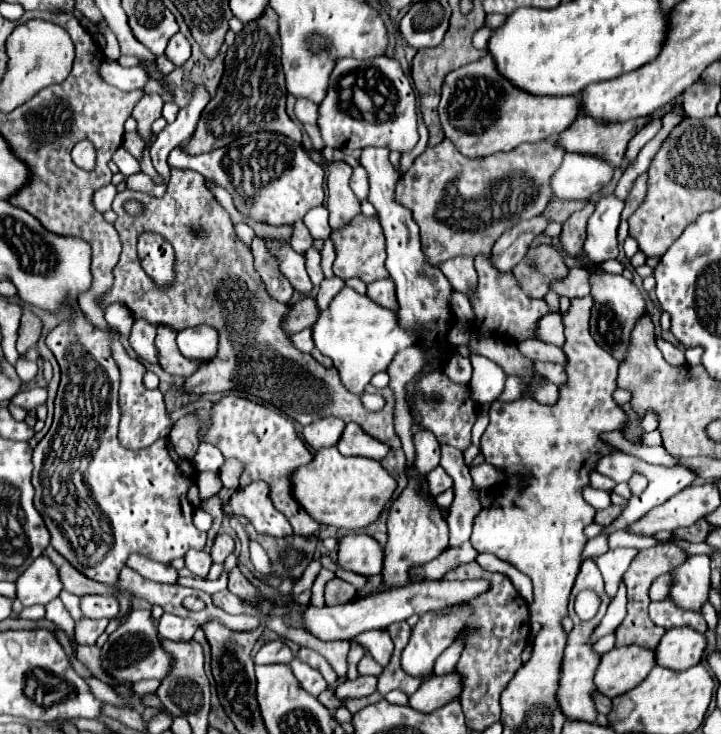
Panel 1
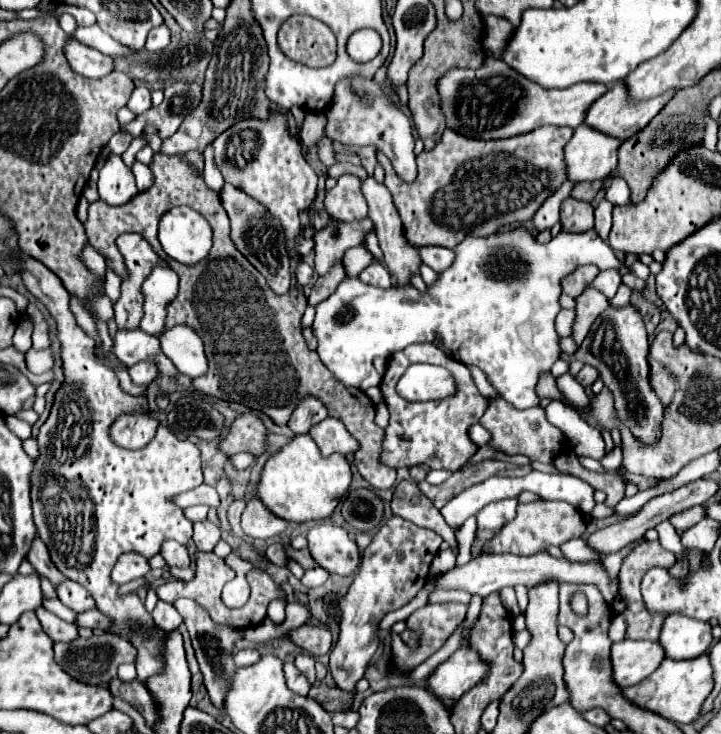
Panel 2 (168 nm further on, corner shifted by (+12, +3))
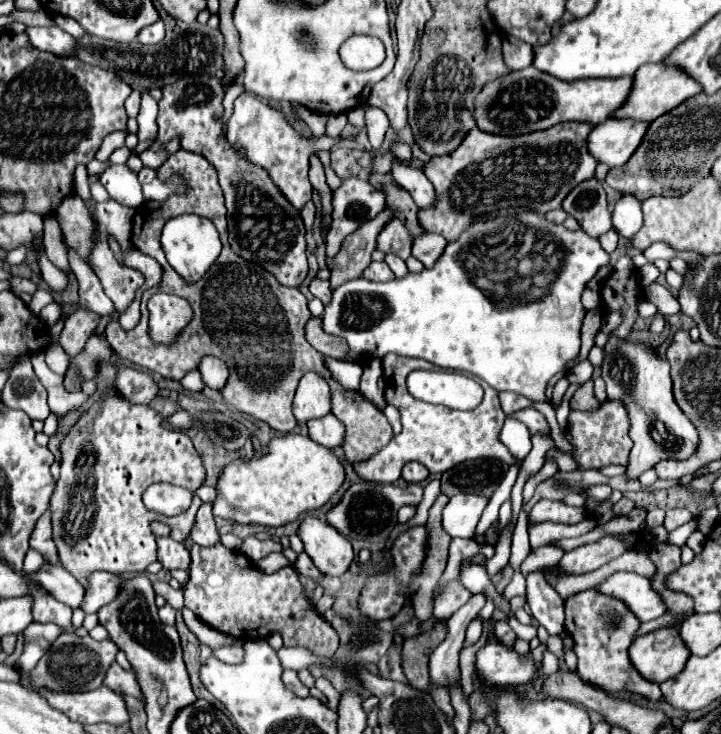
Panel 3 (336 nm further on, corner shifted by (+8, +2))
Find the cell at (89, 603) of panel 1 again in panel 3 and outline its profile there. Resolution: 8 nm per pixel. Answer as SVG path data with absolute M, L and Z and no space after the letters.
M44 561L44 565L36 571L36 573L19 572L20 575L38 581L40 585L44 585L56 599L64 601L70 607L78 607L82 601L82 593L84 587L76 581L76 577L72 573L68 573L62 565L50 565Z

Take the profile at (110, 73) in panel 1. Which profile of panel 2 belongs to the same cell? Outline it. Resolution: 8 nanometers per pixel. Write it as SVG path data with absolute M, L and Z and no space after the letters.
M76 40L64 48L68 52L68 62L74 72L86 78L104 78L114 72L114 60L94 48L88 48Z

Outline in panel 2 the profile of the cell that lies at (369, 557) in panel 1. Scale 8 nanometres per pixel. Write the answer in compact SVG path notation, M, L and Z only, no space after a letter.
M316 524L308 532L308 548L314 560L330 574L350 576L360 566L360 550L346 528Z

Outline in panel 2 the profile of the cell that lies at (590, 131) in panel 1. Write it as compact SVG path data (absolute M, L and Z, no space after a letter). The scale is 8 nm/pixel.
M616 82L606 94L602 94L586 112L584 116L584 124L606 134L606 136L614 136L618 140L628 140L630 136L634 136L636 132L644 130L650 120L668 104L668 100L674 96L674 90L672 92L664 92L652 100L644 100L644 102L636 102L636 104L628 104L628 94L624 92L624 86L622 82Z

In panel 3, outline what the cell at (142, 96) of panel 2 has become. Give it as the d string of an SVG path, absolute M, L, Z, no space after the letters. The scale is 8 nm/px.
M132 91L132 95L126 99L126 113L128 117L136 117L140 111L140 91Z

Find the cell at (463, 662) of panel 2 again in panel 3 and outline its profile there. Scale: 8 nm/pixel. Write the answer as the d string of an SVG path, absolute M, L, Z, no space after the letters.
M488 641L476 653L476 677L494 685L526 685L540 673L532 655L518 655L514 649Z

